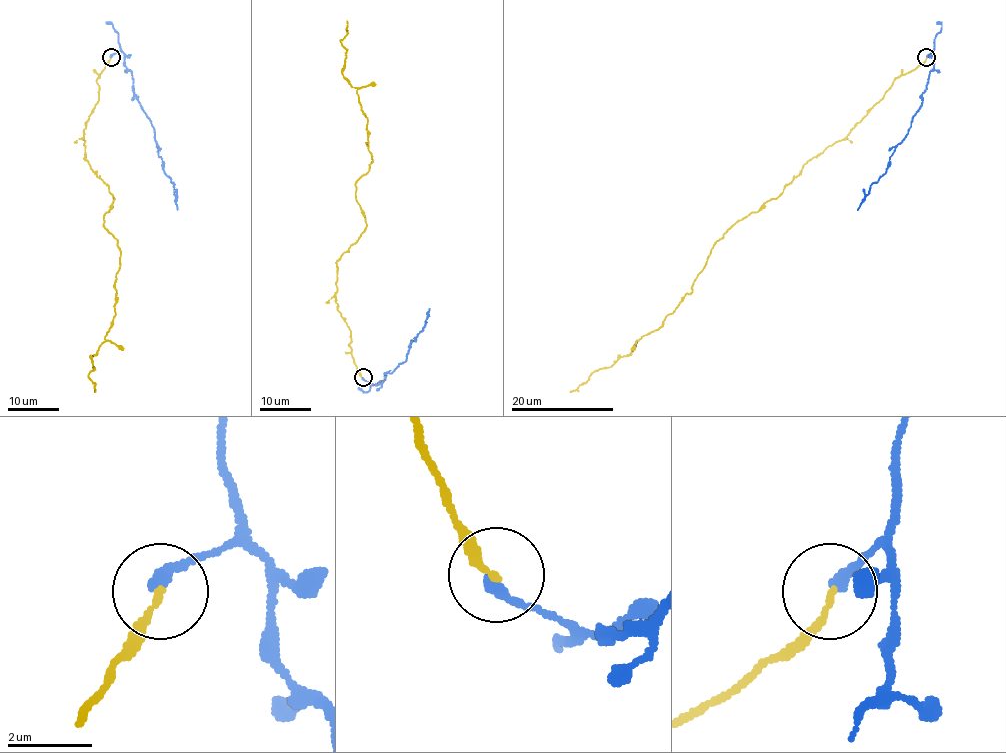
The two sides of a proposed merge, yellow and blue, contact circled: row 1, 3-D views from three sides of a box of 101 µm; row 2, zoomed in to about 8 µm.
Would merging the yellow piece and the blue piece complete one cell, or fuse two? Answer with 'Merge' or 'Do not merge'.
Do not merge

